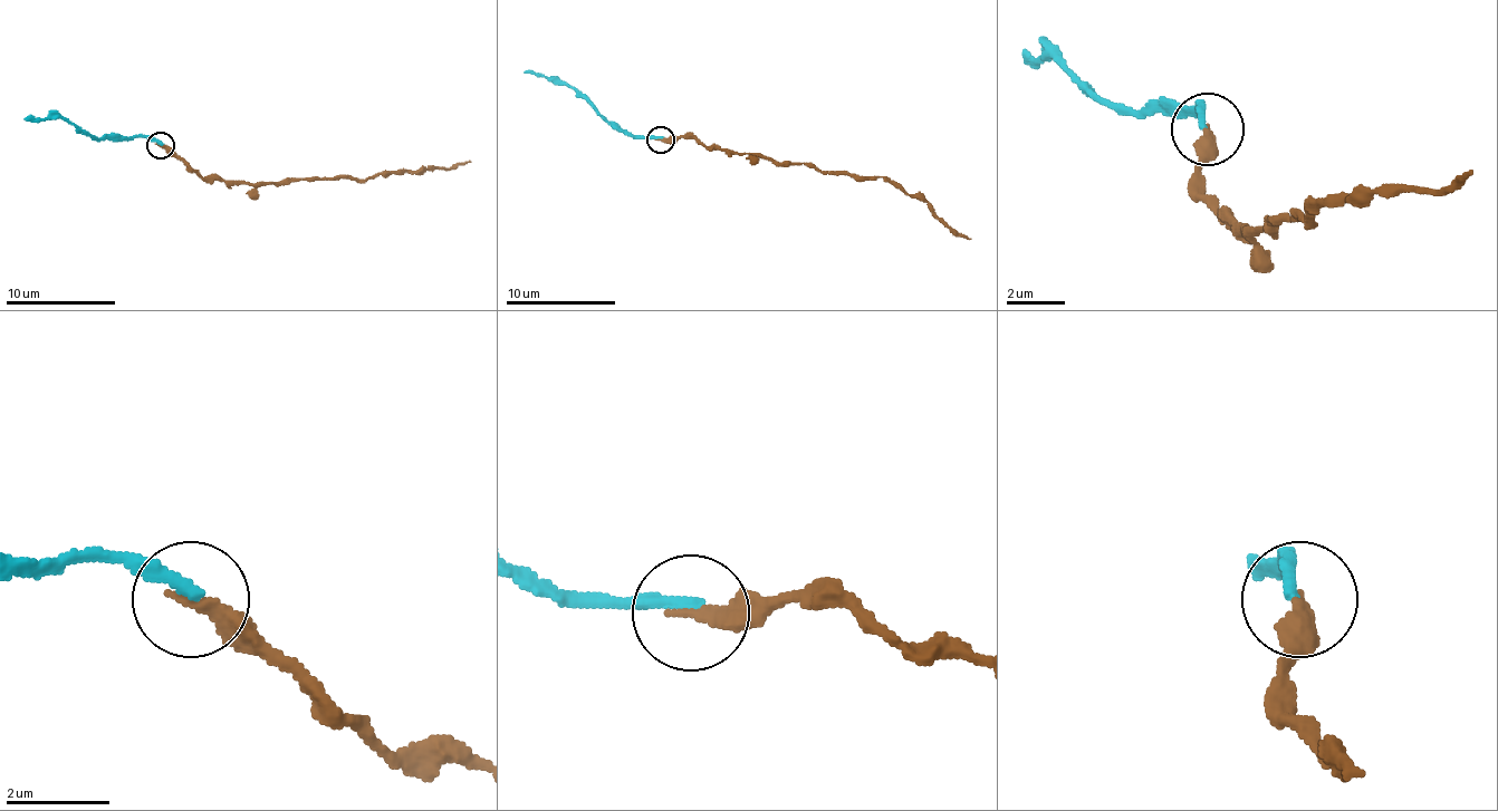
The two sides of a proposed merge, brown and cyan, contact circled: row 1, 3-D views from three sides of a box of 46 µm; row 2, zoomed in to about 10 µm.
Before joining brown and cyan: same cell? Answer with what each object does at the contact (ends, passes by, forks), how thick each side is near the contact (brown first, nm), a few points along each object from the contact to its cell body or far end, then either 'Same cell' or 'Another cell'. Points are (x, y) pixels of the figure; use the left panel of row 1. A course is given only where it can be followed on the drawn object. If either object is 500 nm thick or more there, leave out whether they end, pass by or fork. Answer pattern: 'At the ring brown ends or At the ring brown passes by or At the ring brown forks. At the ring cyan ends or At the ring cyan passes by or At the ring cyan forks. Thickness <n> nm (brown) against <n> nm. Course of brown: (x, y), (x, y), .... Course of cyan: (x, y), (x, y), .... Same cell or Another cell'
At the ring brown ends. At the ring cyan ends. Thickness 300 nm (brown) against 280 nm. Course of brown: (161, 144), (202, 177), (238, 183), (346, 177), (357, 180), (453, 169), (470, 161). Course of cyan: (161, 144), (145, 136), (93, 138), (59, 117), (23, 119). Same cell

